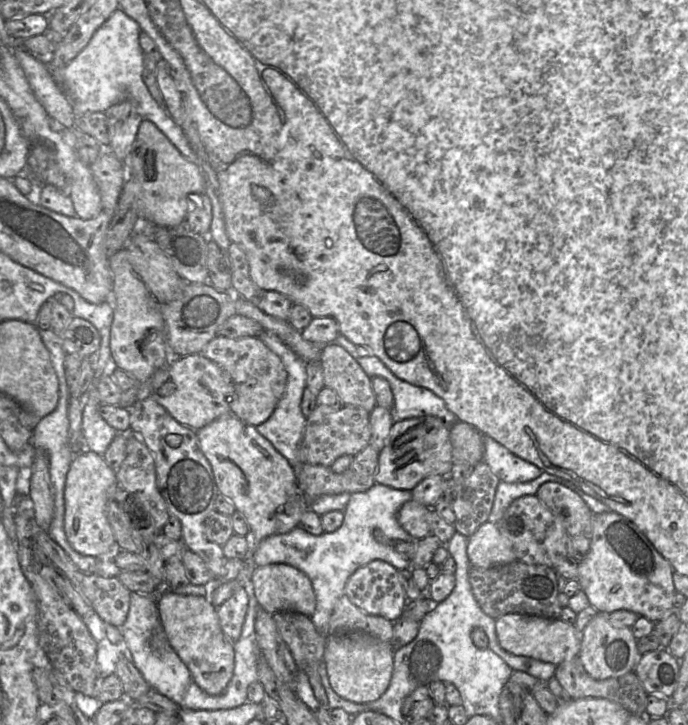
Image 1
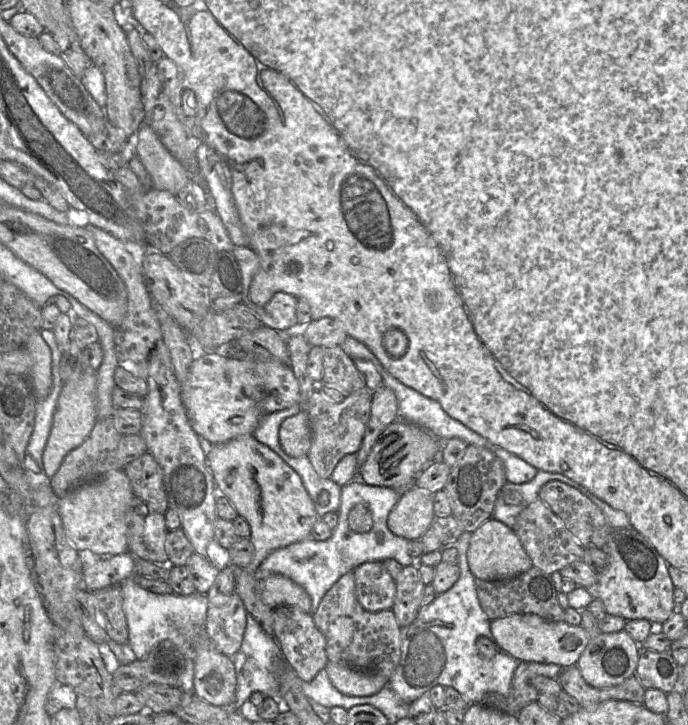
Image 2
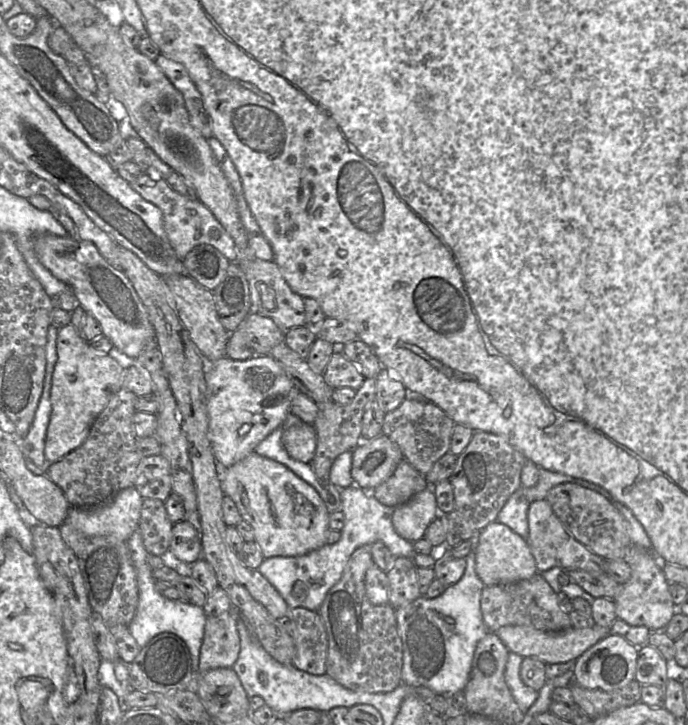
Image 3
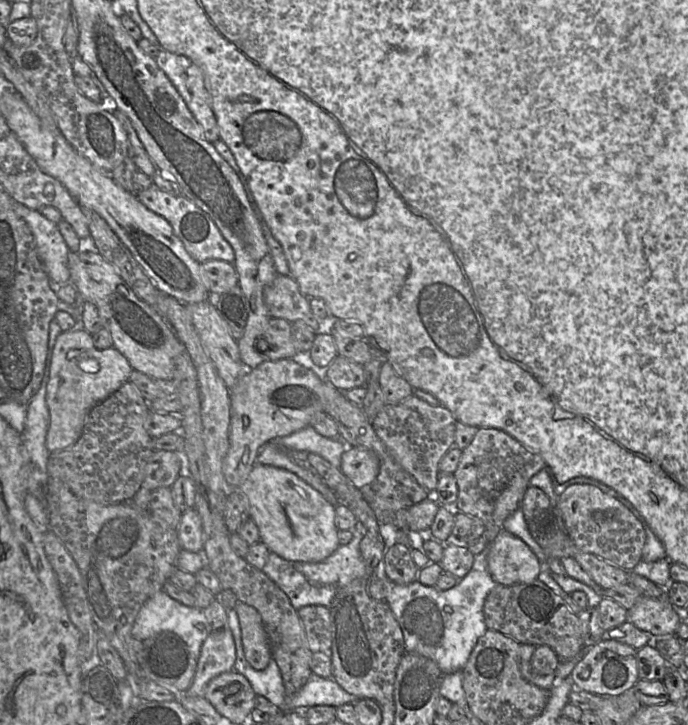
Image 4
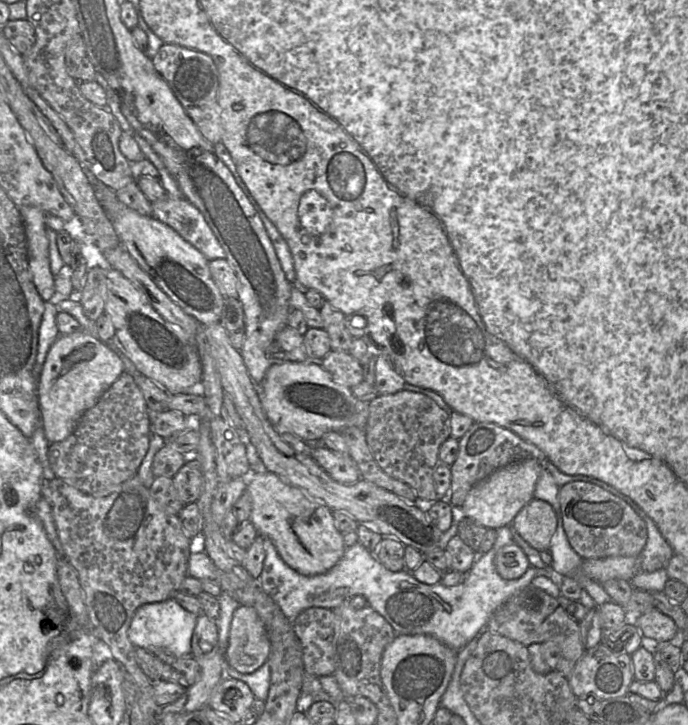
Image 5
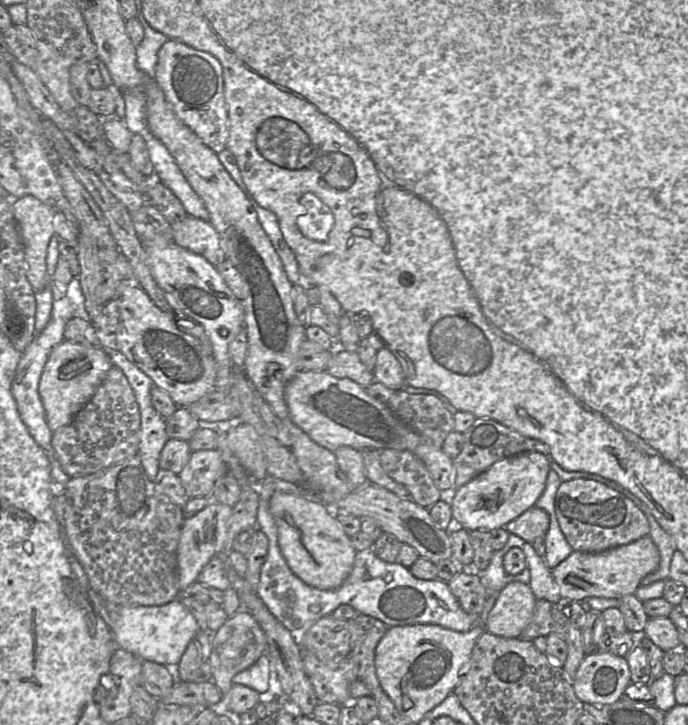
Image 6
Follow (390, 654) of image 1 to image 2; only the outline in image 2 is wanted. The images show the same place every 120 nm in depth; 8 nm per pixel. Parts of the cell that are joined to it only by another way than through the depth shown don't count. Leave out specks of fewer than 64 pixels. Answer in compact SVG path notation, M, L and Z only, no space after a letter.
M327 662L325 670L331 684L349 696L371 696L389 684L384 674L354 669L344 664Z

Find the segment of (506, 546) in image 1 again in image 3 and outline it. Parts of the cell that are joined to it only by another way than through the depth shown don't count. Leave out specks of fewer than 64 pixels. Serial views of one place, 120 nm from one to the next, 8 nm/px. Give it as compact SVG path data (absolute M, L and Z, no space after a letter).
M498 521L480 530L475 554L476 573L485 586L515 583L529 579L538 572L527 541Z

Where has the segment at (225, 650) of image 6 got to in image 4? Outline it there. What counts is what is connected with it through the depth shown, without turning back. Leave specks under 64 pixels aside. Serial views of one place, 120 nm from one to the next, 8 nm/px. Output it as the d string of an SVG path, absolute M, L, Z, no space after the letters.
M237 602L234 610L239 619L245 658L255 670L261 671L272 657L262 618L255 608L242 602Z

